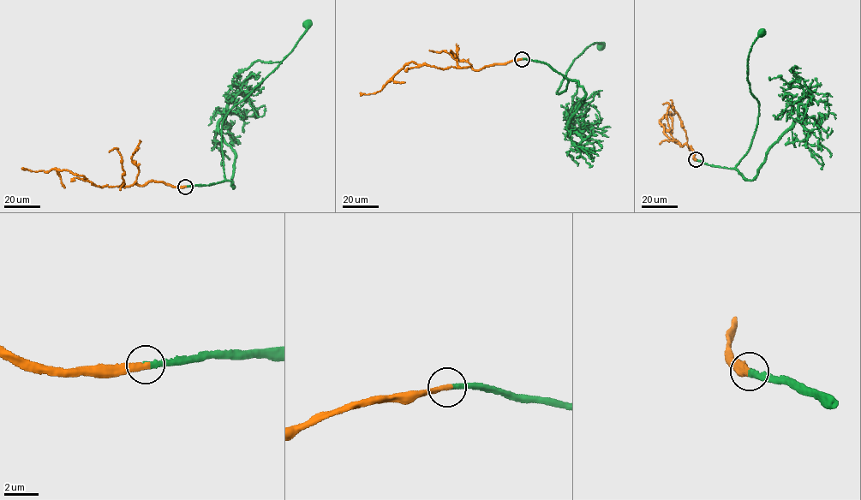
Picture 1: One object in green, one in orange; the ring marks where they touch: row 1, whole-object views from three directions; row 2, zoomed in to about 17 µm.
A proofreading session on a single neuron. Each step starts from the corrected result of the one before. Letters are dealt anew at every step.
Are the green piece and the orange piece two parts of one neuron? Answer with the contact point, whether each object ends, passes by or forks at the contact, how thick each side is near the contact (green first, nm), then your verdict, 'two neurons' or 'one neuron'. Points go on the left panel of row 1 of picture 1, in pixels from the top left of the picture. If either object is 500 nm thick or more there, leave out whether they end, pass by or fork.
place (185, 187); green ends; orange ends; calibres 300 and 360 nm; one neuron

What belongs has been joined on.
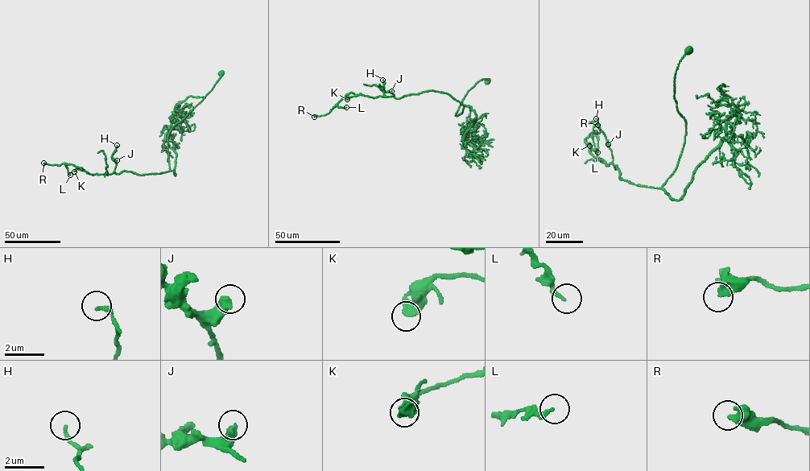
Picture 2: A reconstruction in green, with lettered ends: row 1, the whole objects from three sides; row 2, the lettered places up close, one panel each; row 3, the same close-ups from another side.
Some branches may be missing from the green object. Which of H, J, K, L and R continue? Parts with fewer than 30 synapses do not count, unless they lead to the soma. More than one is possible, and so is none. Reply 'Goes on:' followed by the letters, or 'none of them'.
Goes on: none of them

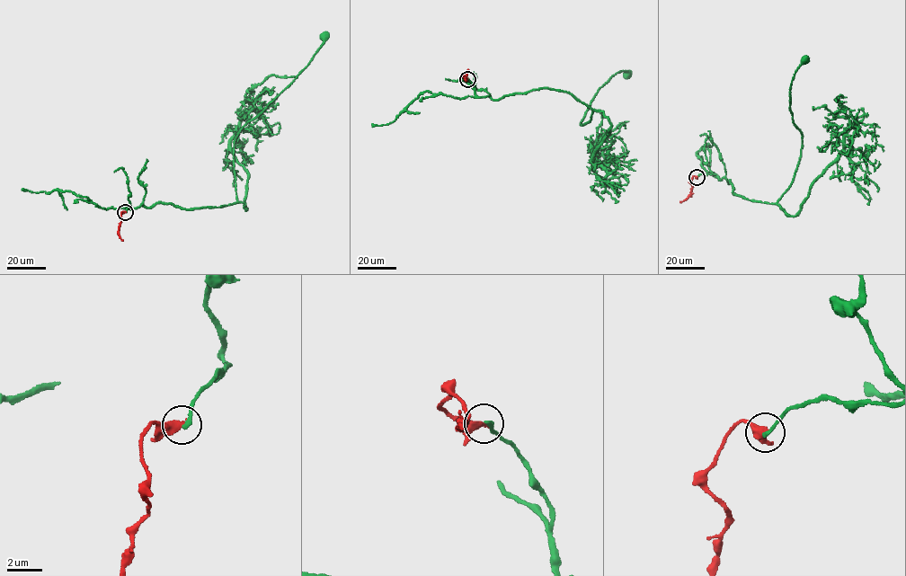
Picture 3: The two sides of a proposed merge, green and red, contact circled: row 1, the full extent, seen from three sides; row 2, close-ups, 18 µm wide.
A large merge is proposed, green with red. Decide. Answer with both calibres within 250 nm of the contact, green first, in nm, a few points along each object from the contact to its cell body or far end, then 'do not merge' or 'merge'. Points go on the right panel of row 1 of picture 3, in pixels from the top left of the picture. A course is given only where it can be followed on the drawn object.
220/440 nm | green via (697, 177), (715, 173), (737, 195), (777, 202), (799, 160), (802, 134), (790, 94), (804, 59) | red via (697, 177), (692, 178), (690, 194), (679, 201) | do not merge

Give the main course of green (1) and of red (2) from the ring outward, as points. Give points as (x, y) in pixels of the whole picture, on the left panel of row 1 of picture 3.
1: (125, 212), (128, 204), (131, 208), (163, 202), (185, 208), (236, 203), (235, 137), (306, 66), (324, 36)
2: (125, 212), (120, 214), (119, 234), (123, 240)

